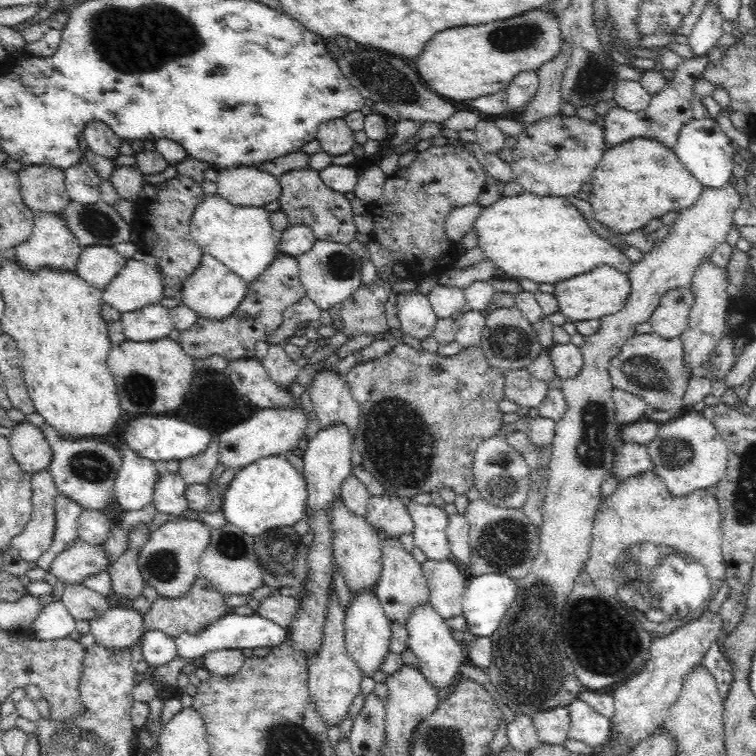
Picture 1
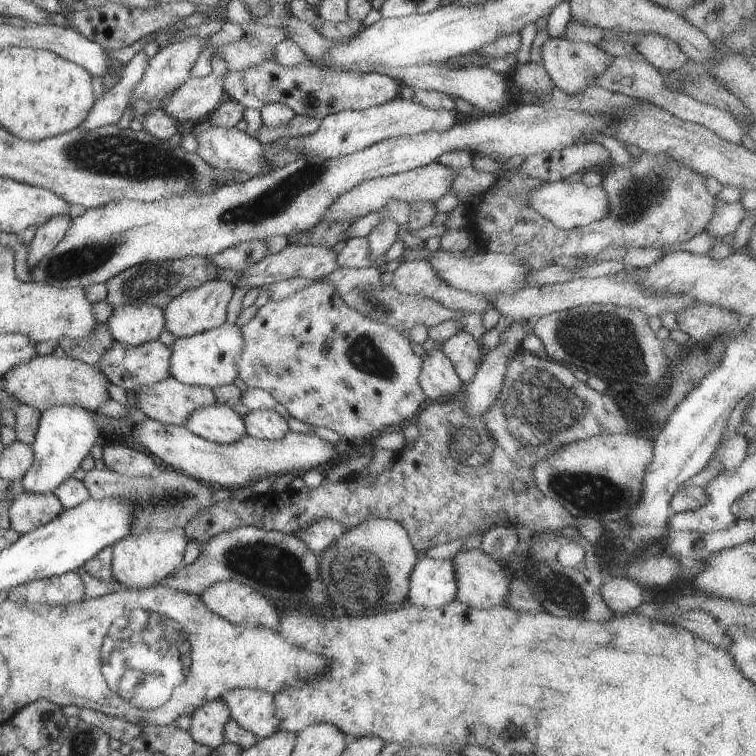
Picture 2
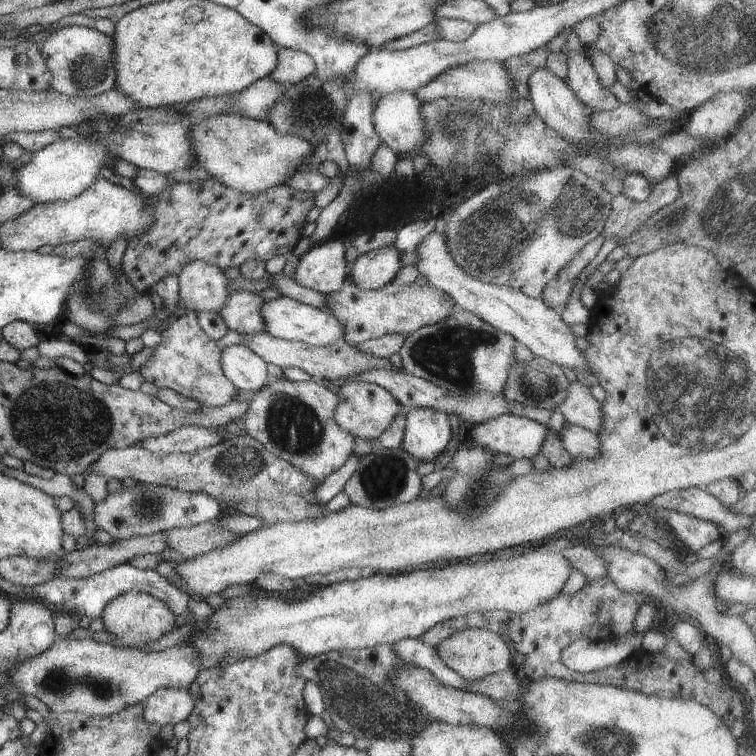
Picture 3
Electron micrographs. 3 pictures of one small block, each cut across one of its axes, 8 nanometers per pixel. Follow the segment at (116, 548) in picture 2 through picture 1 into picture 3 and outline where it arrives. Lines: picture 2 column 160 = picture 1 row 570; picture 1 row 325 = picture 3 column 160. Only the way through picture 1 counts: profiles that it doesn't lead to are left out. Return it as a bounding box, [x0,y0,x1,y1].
[102,592,176,647]

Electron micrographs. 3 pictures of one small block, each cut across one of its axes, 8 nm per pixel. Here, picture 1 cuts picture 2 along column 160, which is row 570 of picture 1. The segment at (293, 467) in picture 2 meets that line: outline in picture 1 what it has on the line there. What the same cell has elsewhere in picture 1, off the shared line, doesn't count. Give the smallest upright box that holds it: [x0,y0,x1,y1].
[422,559,468,621]

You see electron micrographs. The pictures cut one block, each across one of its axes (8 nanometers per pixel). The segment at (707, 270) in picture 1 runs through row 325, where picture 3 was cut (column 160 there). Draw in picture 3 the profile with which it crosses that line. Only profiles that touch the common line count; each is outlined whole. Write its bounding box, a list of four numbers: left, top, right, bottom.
[143,686,194,725]

